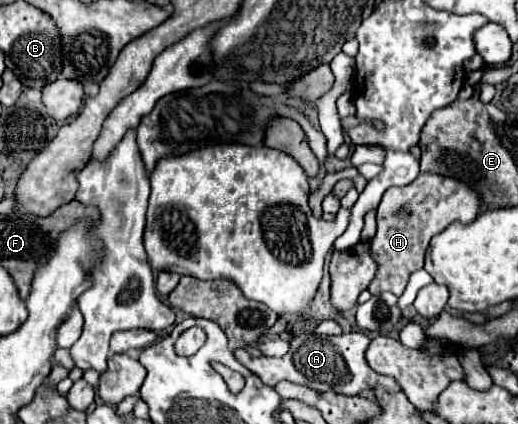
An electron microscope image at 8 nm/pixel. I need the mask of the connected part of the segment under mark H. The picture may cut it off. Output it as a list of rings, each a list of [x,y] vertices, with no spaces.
[[[421,173],[413,183],[403,187],[391,187],[385,191],[377,209],[377,235],[371,241],[371,257],[377,263],[377,273],[367,287],[373,295],[391,291],[397,297],[405,291],[407,279],[413,271],[423,269],[425,251],[433,235],[441,233],[453,221],[471,223],[479,213],[479,197],[451,181],[451,177],[437,177],[435,173]]]

